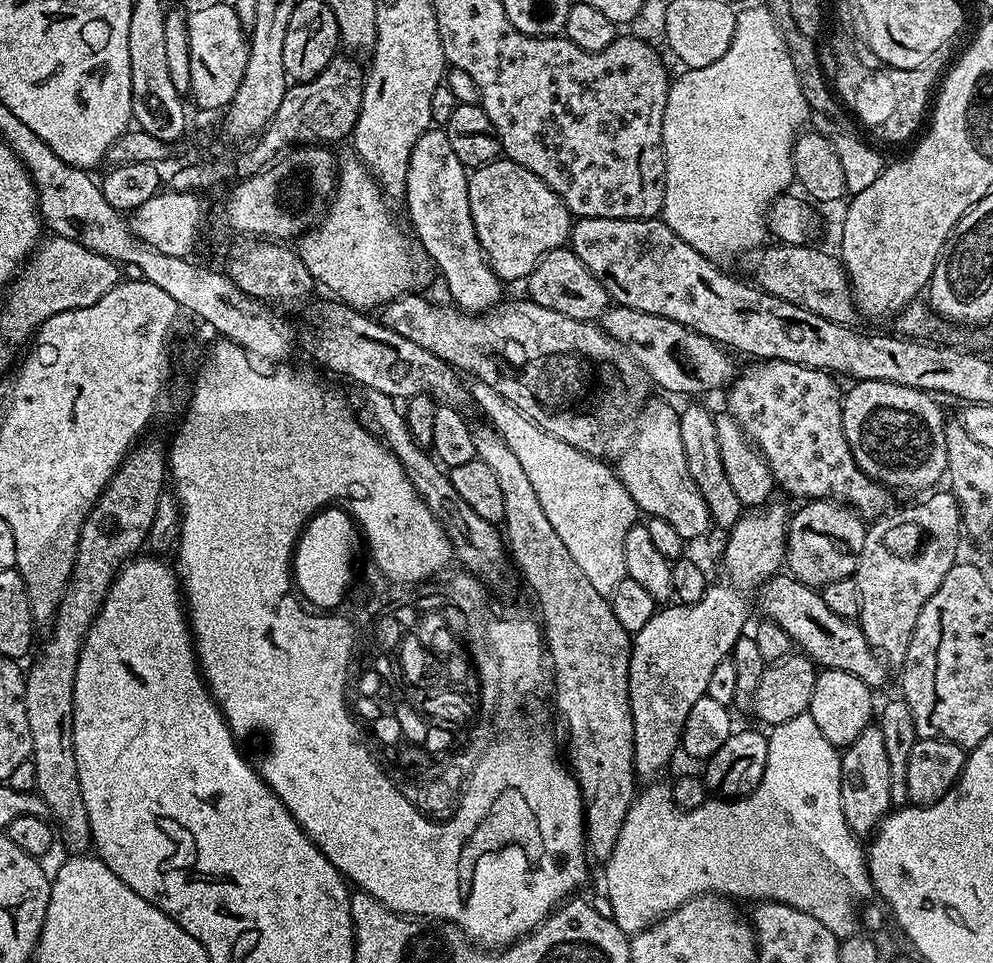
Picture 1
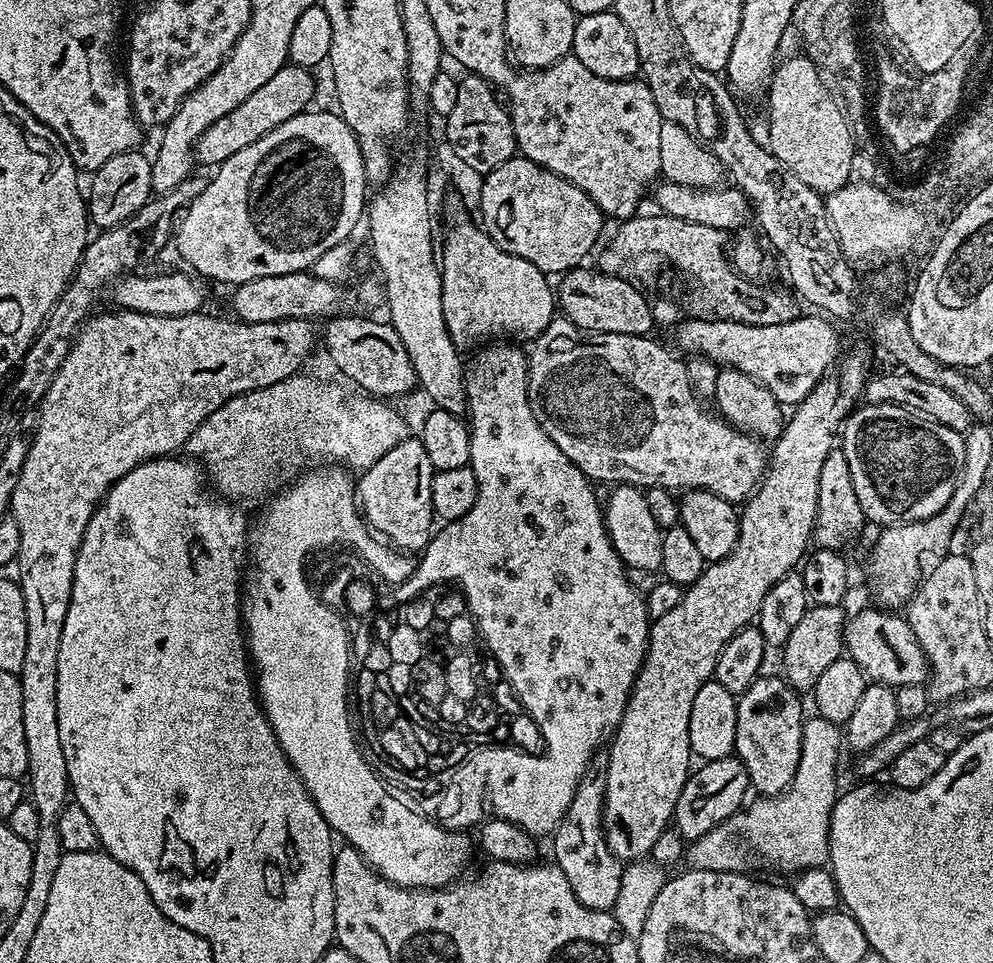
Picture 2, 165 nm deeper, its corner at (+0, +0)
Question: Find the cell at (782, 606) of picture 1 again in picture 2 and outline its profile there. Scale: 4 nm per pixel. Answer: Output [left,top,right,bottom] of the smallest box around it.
[844,606,930,689]

